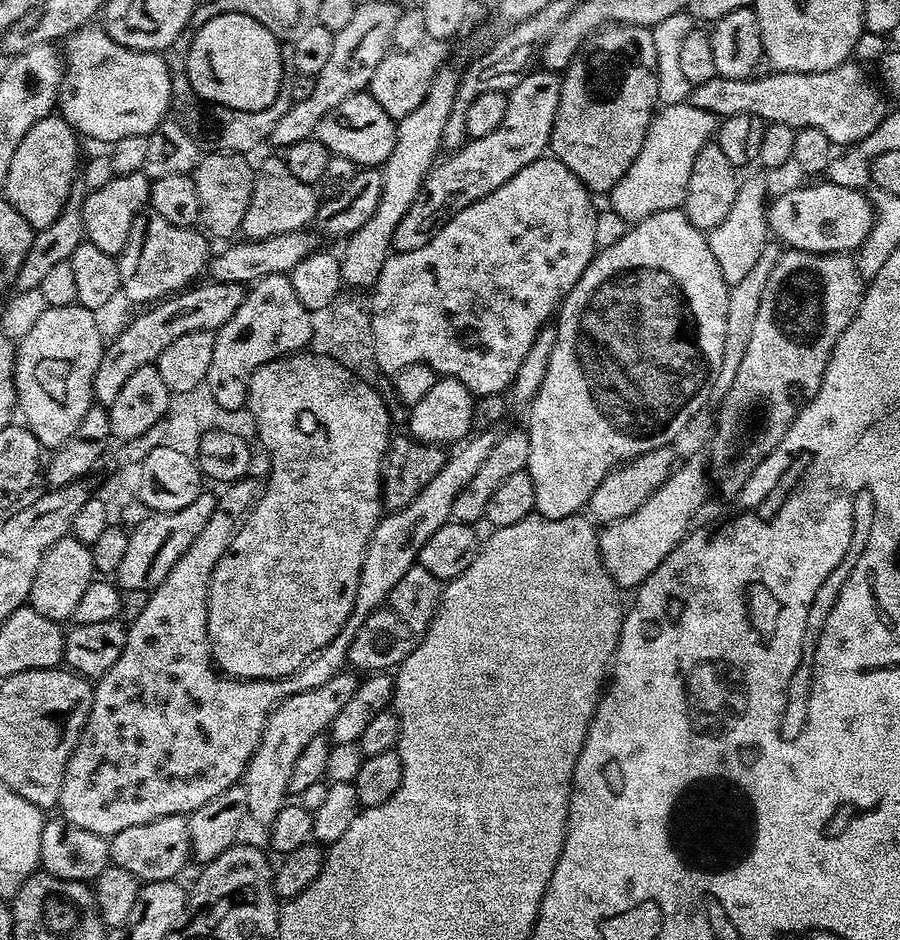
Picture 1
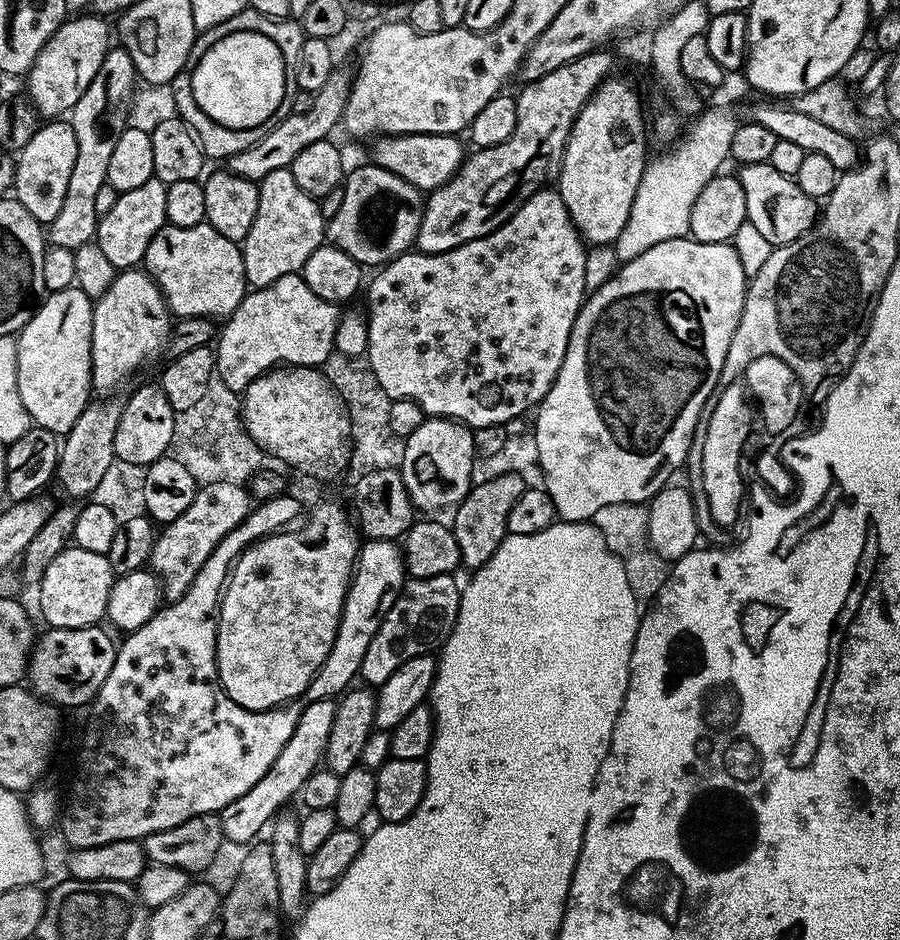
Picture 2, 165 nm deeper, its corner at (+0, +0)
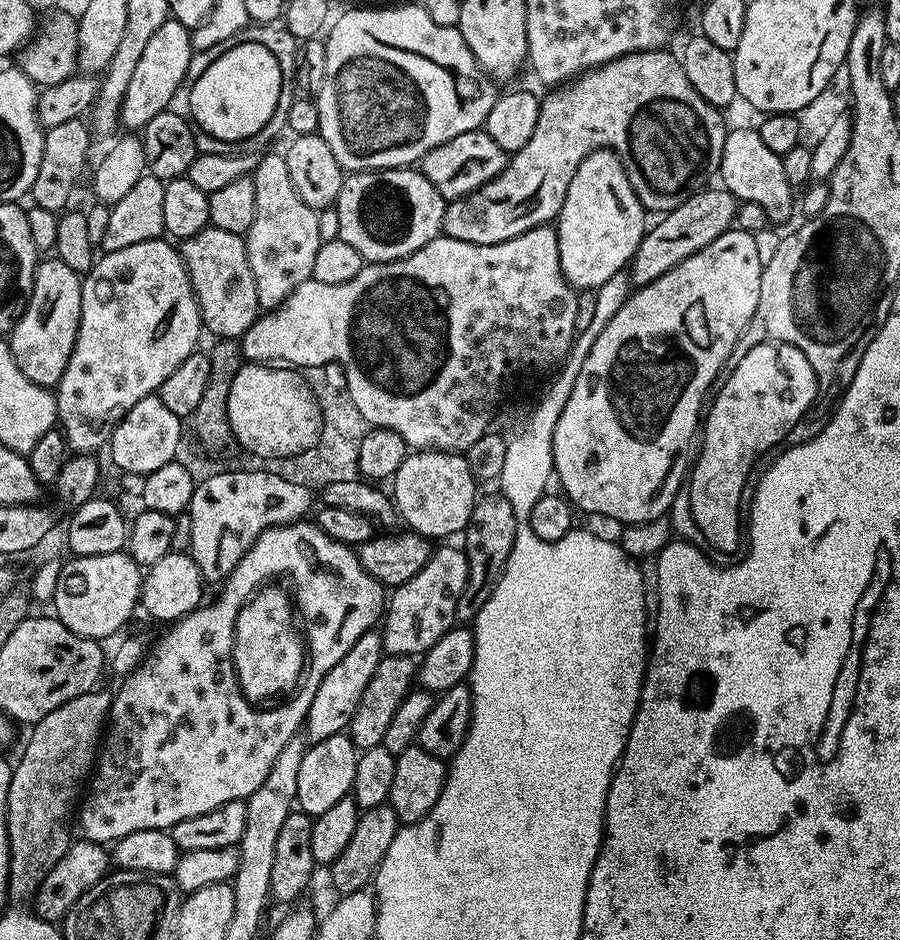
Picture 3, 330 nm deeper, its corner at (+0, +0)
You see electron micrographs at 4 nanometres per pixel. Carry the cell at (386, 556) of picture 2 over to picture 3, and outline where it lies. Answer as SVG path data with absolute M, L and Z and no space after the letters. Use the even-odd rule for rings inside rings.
M307 519L297 520L295 524L283 524L258 534L258 538L250 546L250 550L246 550L246 554L242 554L242 562L238 562L238 566L234 566L234 570L230 570L230 574L219 587L220 593L217 594L216 601L209 608L207 606L195 608L193 612L186 614L180 620L169 623L165 627L168 629L157 638L156 645L153 648L151 645L147 649L144 661L133 672L128 673L119 681L120 689L115 689L112 705L108 711L106 735L98 748L94 775L91 777L90 783L78 804L78 820L80 816L80 828L84 831L81 832L83 839L108 846L121 840L122 837L134 830L146 830L147 828L170 830L178 822L182 822L186 818L198 818L198 814L206 814L210 810L221 808L226 802L247 801L248 797L254 794L254 790L258 790L258 786L262 786L262 782L266 782L266 774L270 774L270 766L274 766L274 758L278 758L278 754L282 754L282 746L286 746L286 742L290 742L290 738L294 738L301 731L304 718L308 716L310 710L310 702L314 702L314 694L318 694L318 686L322 686L322 678L326 678L326 674L330 674L332 667L350 651L350 646L354 646L354 642L358 642L358 638L362 638L362 634L373 631L381 623L386 611L386 589L384 585L377 582L370 574L366 574L366 570L360 565L360 559L356 557L355 551L347 544L339 544L337 540L330 538L330 534L323 532L315 522L309 522ZM279 576L285 576L286 579L292 580L293 589L291 588L291 591L294 593L294 608L299 619L300 616L304 619L302 632L306 637L306 667L300 677L300 683L296 691L291 693L290 696L290 700L292 700L290 708L294 712L276 712L274 710L262 712L258 710L260 708L255 708L253 703L249 703L245 699L244 692L240 689L236 677L236 667L232 665L234 630L236 629L236 615L242 610L244 603L259 588L265 587L266 582L279 581L276 580Z

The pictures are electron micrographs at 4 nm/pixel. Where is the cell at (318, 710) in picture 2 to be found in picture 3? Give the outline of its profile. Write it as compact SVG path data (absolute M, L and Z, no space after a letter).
M376 630L367 632L358 638L358 642L354 642L354 646L350 646L350 651L332 667L330 674L322 678L322 686L318 686L314 702L310 702L310 710L302 727L312 744L347 729L354 718L354 710L358 710L358 702L362 702L362 690L366 690L370 678L374 678L374 670L385 654L383 635Z

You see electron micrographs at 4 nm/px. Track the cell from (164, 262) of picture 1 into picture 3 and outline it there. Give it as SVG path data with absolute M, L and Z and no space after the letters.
M214 227L203 228L198 234L188 237L179 245L180 255L184 257L184 265L192 283L196 300L200 304L200 319L203 327L212 331L219 338L239 338L261 315L258 302L258 290L254 282L254 274L248 261L248 246L244 236L235 236L226 230Z

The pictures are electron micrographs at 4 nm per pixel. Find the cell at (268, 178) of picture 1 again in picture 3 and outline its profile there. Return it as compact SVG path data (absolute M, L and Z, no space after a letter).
M279 151L272 152L269 156L261 155L257 159L251 178L254 182L254 222L246 233L248 261L250 270L254 274L260 307L264 310L271 310L279 308L291 292L298 286L302 286L302 282L312 279L314 254L318 254L322 243L318 234L318 211L306 206L298 190L294 190L294 182L290 182L290 170L286 167L286 158Z

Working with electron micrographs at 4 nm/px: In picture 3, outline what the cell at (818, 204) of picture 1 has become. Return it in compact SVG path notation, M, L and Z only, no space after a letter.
M755 127L736 128L733 132L731 129L725 135L718 180L737 201L760 206L769 221L788 220L792 216L792 208L794 212L794 196L792 200L794 186L786 182L786 170L782 170L782 158L762 143L759 131Z

